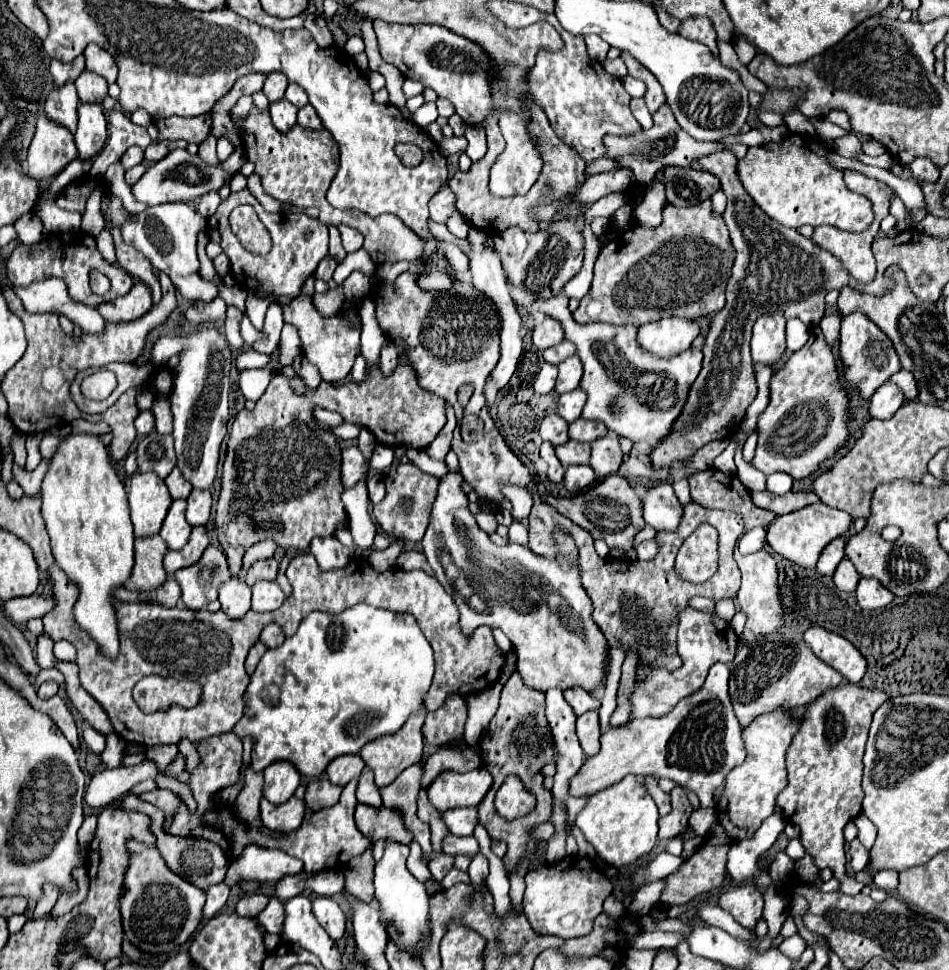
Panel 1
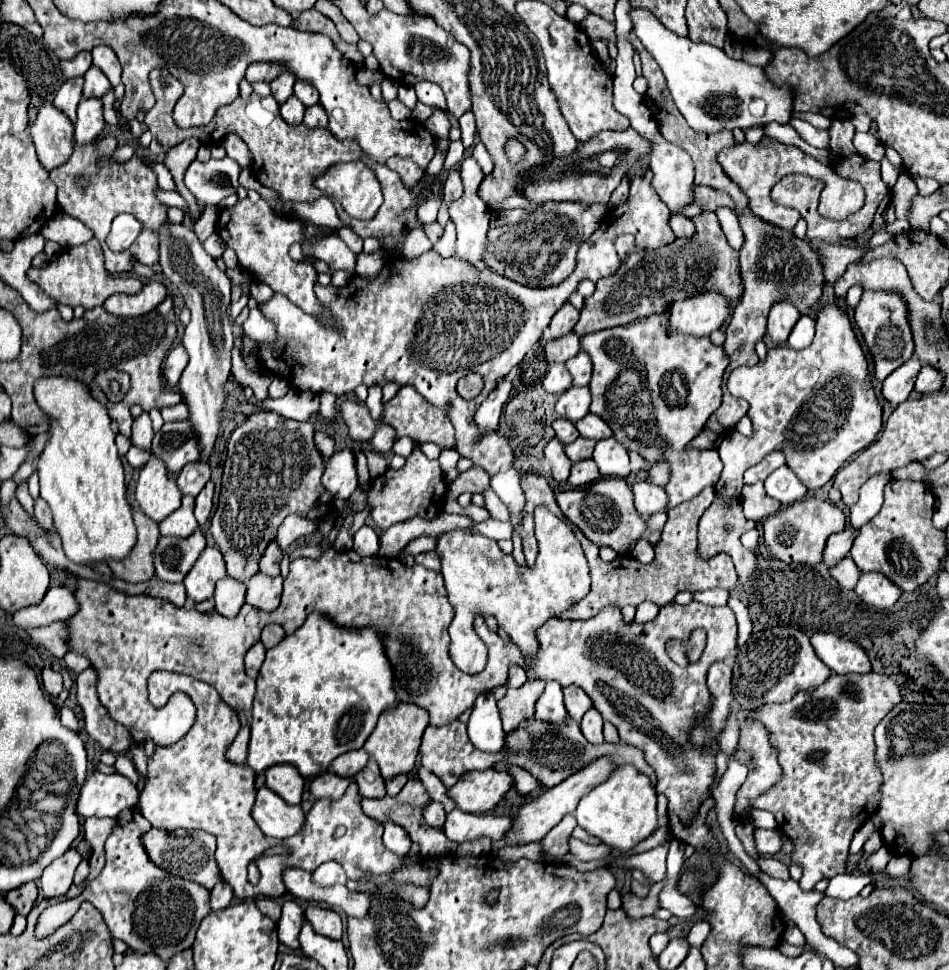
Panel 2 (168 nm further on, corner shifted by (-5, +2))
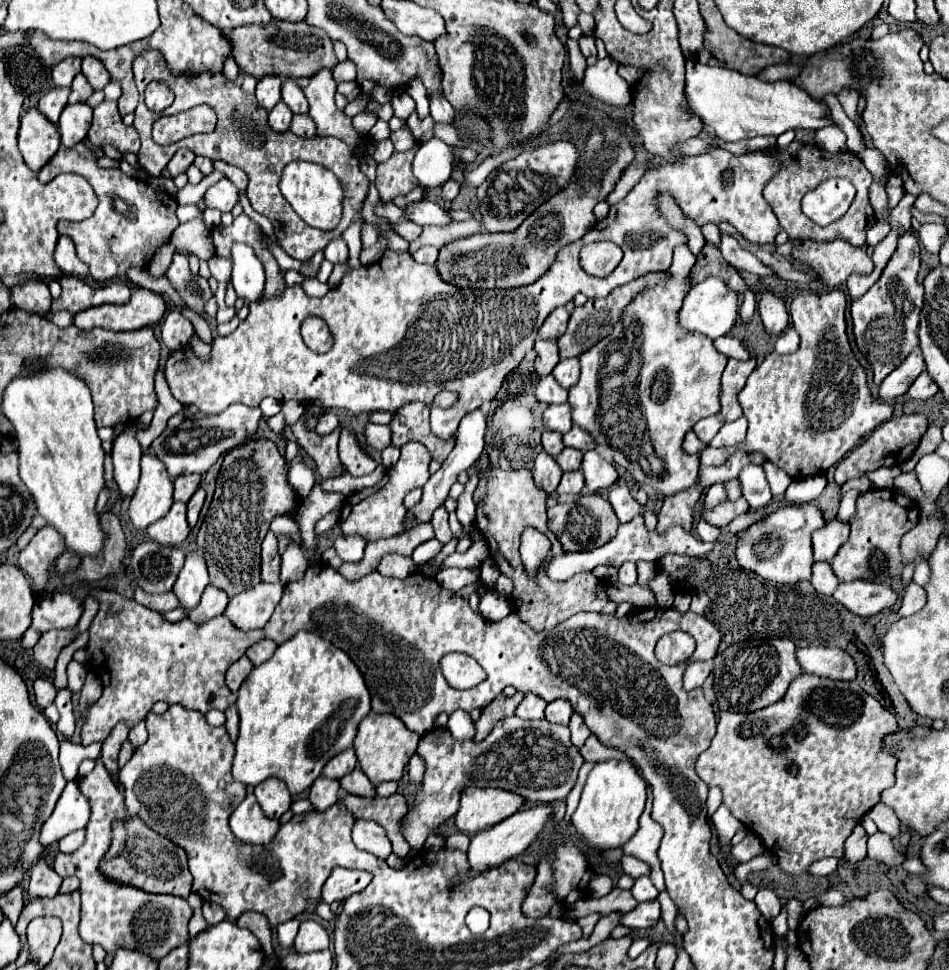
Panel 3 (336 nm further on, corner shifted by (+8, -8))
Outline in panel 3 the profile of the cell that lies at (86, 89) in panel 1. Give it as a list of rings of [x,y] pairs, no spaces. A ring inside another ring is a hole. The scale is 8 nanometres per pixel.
[[[79,73],[75,79],[73,79],[73,85],[71,85],[71,95],[69,95],[69,103],[85,103],[89,97],[93,95],[93,89],[91,85],[87,83],[87,79]]]

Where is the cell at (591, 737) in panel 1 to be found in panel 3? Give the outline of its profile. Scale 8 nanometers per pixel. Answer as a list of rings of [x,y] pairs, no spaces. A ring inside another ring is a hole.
[[[573,713],[573,719],[571,719],[571,723],[569,723],[569,729],[571,729],[571,741],[573,741],[573,745],[581,749],[581,745],[585,743],[585,739],[591,735],[591,731],[585,727],[581,715]]]

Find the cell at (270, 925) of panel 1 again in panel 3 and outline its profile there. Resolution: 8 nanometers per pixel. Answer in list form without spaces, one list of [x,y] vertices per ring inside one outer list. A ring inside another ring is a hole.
[[[289,919],[281,925],[277,925],[277,939],[281,945],[285,947],[291,947],[293,941],[295,941],[295,935],[297,935],[297,929],[299,929],[299,921],[297,919]]]

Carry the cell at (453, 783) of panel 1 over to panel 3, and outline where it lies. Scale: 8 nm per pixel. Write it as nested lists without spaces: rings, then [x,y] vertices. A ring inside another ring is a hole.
[[[467,787],[461,793],[461,805],[455,815],[455,825],[461,833],[477,833],[483,831],[501,819],[513,815],[525,799],[517,793],[503,791],[497,787]]]

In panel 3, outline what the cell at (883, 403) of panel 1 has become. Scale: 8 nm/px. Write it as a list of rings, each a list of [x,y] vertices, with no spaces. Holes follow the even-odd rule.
[[[913,351],[907,355],[907,359],[889,373],[887,379],[883,379],[879,387],[879,401],[895,401],[899,395],[907,393],[907,387],[921,375],[925,369],[921,351]]]

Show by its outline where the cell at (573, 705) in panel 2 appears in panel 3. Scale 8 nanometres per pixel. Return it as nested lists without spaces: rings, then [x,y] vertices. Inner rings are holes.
[[[555,699],[547,705],[547,711],[545,711],[545,719],[549,723],[555,723],[555,725],[567,725],[569,719],[573,715],[573,707],[569,701],[565,699]]]

